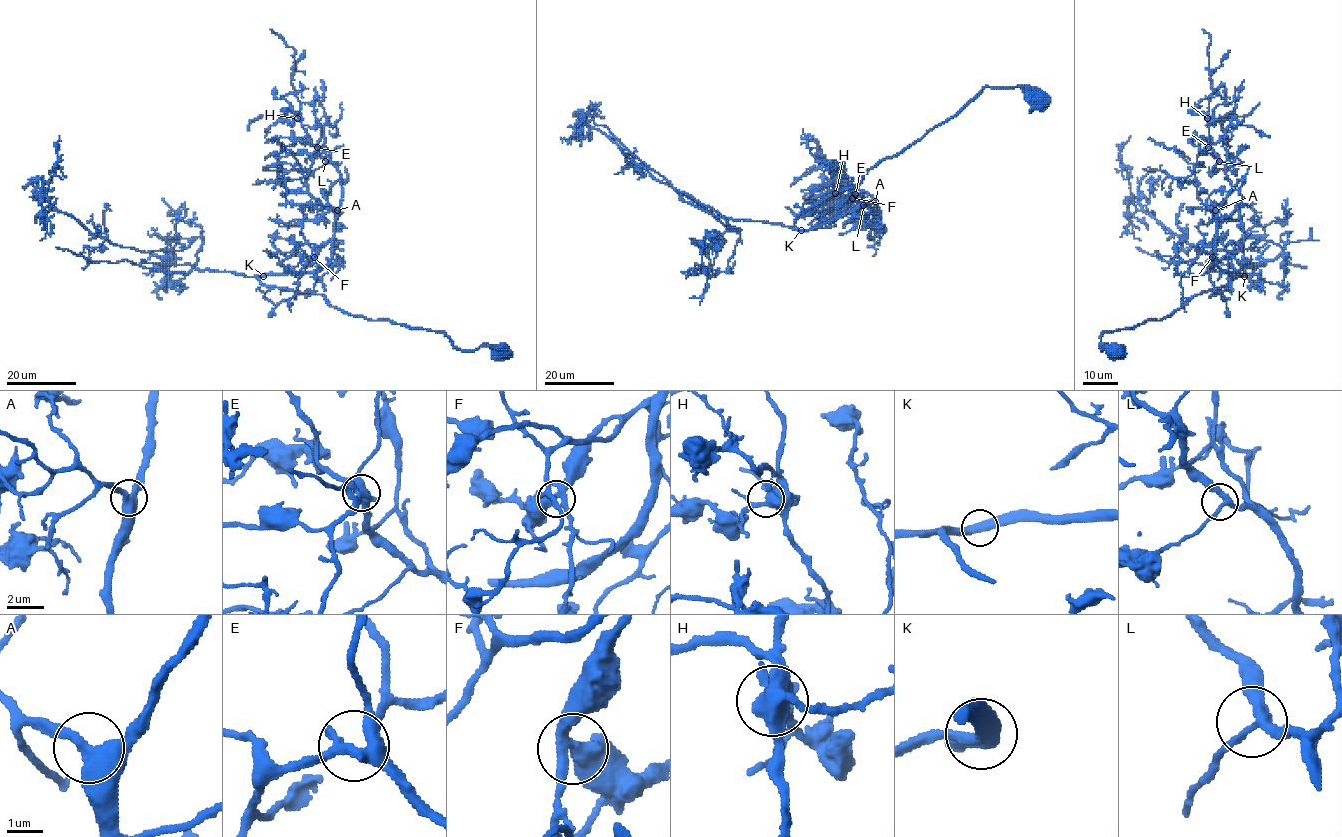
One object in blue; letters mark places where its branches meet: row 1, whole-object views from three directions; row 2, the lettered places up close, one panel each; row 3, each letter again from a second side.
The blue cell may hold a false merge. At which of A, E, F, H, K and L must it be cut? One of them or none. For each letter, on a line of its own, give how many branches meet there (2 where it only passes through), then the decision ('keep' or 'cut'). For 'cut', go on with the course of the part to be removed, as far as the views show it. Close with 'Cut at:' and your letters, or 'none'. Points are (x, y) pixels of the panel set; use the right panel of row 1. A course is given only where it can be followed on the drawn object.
A: 3 | keep
E: 3 | keep
F: 3 | keep
H: 2 | keep
K: 2 | keep
L: 3 | keep
Cut at: none

